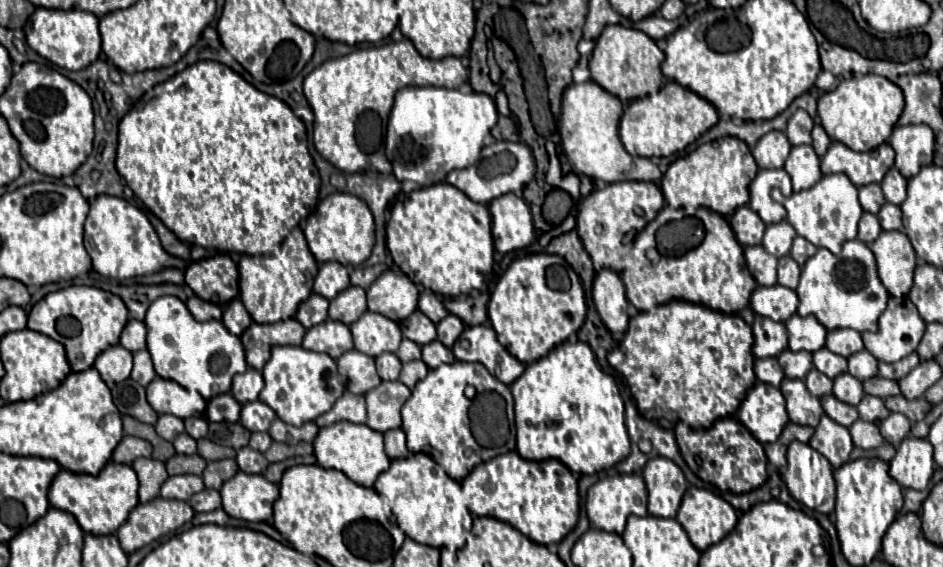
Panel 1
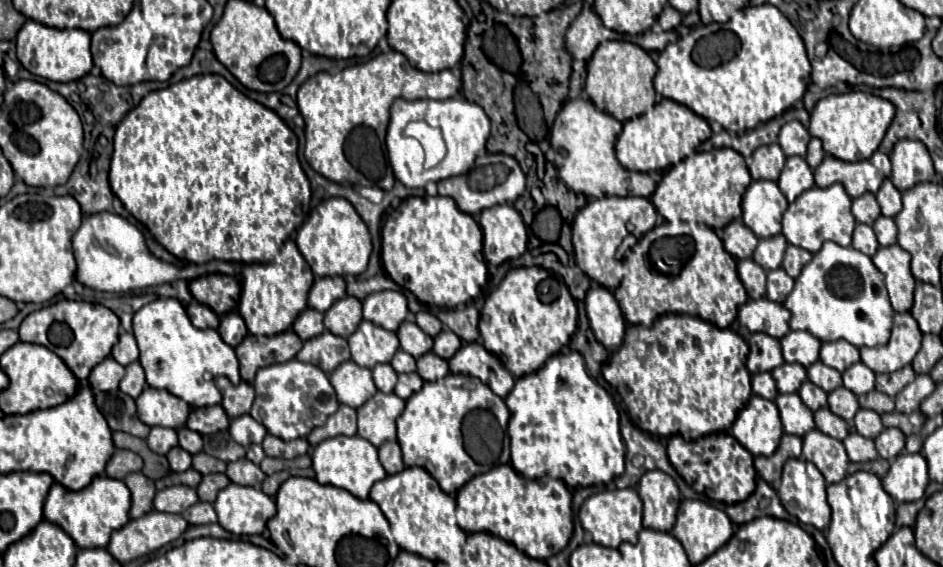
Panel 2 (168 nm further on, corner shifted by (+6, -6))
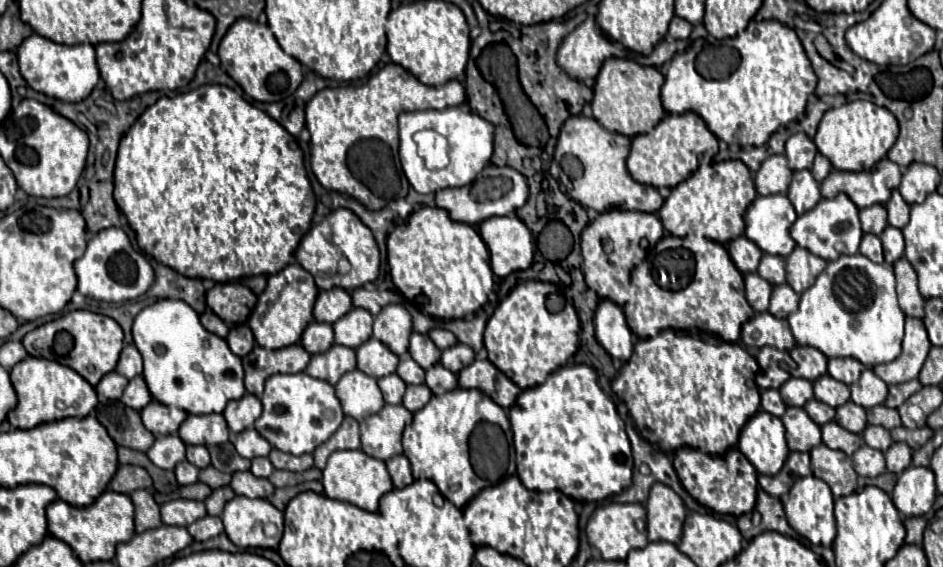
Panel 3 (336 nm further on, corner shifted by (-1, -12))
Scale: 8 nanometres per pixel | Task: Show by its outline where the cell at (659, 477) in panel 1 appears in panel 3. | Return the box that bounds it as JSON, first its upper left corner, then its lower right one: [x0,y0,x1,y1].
[647,484,687,544]

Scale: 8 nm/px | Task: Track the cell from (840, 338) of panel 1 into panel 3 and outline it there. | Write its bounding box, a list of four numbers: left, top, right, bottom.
[827,358,865,384]

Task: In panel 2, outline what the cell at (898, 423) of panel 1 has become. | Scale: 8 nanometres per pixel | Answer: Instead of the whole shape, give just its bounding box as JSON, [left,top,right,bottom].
[874,428,904,462]

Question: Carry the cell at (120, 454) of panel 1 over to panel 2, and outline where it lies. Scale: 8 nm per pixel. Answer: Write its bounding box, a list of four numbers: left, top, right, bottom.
[106,450,142,480]

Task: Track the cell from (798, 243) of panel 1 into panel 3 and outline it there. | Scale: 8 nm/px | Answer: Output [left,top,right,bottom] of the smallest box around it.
[787,246,827,292]

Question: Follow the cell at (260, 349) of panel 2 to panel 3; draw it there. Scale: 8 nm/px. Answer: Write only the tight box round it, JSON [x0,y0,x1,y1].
[245,344,309,396]

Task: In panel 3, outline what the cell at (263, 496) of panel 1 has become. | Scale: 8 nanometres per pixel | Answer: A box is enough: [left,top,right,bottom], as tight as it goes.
[221,496,283,548]

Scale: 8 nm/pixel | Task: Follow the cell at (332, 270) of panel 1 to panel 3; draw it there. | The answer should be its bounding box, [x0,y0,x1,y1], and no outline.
[313,288,353,324]

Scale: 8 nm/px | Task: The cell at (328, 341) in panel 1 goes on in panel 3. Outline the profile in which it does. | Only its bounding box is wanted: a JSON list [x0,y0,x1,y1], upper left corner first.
[305,344,355,384]

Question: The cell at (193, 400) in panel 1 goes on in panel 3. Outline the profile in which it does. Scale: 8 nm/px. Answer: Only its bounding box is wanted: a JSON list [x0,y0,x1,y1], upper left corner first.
[141,400,187,434]

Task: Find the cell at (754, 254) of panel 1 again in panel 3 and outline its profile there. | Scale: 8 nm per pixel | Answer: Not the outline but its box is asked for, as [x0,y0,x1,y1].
[745,272,771,312]

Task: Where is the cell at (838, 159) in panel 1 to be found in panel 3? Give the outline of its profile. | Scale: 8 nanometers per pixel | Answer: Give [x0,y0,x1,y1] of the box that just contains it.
[821,158,901,208]

